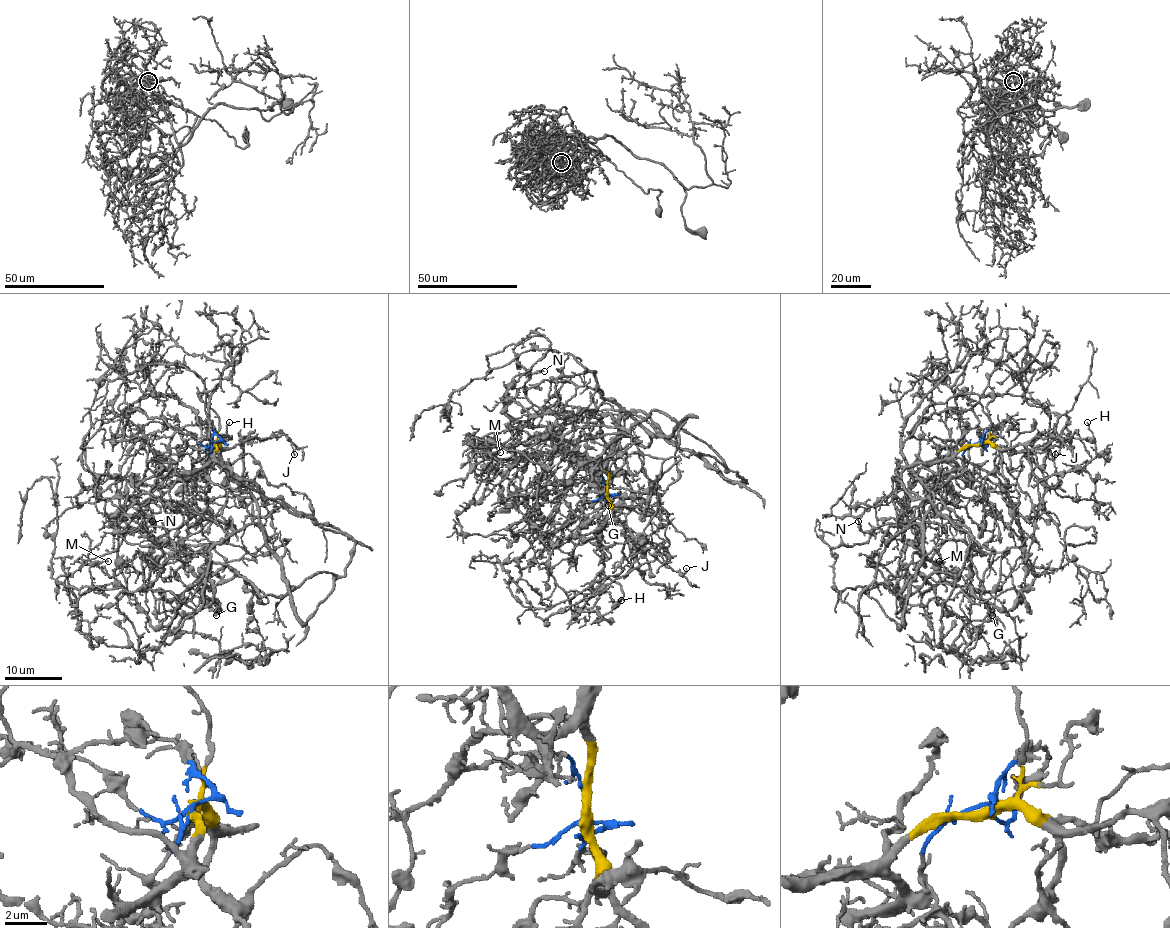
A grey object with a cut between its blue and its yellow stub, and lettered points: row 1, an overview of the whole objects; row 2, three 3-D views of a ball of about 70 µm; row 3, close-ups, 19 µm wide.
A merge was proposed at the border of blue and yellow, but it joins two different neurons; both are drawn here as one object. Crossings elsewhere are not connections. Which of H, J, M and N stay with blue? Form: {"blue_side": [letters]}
{"blue_side": ["M"]}

